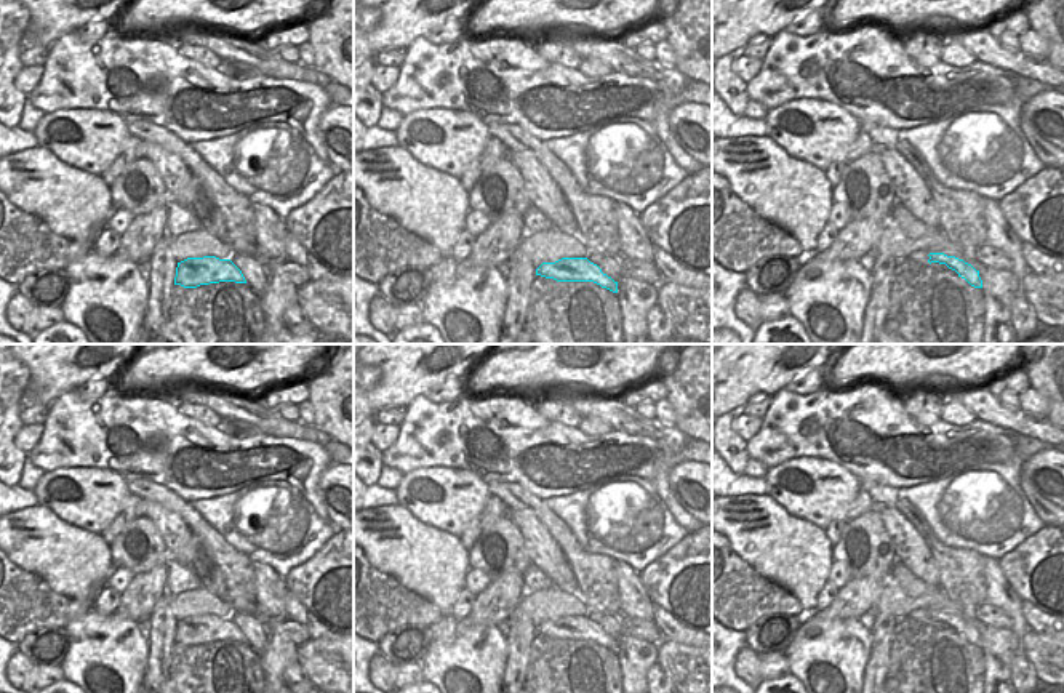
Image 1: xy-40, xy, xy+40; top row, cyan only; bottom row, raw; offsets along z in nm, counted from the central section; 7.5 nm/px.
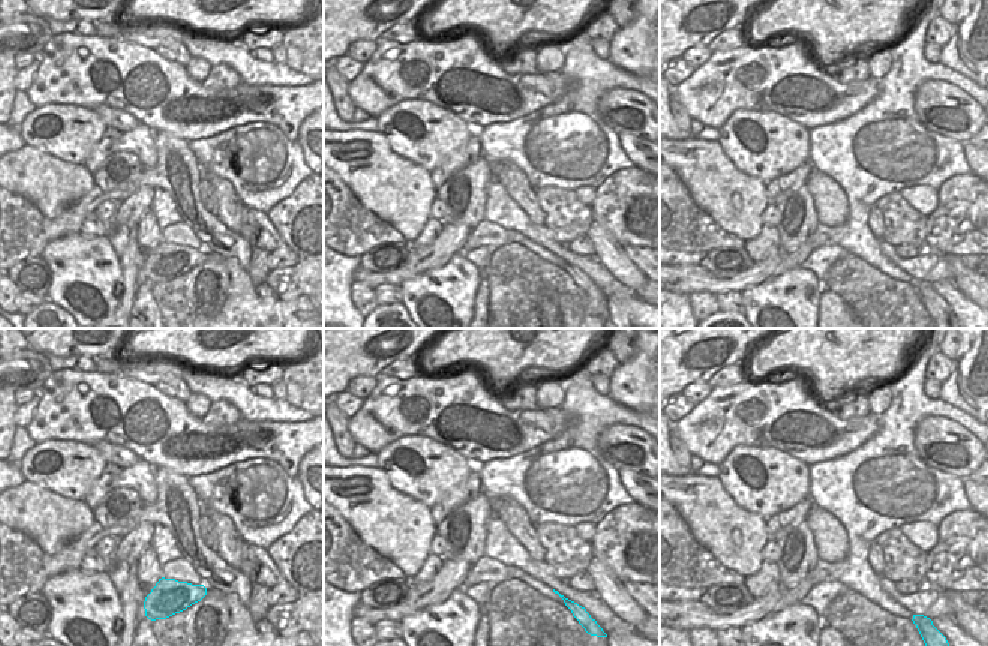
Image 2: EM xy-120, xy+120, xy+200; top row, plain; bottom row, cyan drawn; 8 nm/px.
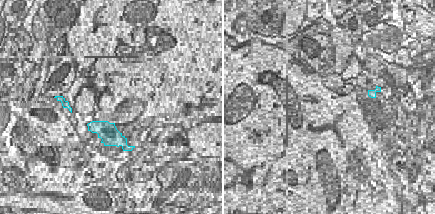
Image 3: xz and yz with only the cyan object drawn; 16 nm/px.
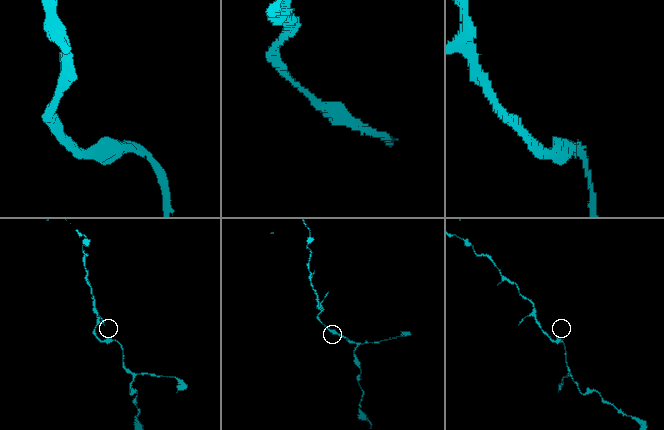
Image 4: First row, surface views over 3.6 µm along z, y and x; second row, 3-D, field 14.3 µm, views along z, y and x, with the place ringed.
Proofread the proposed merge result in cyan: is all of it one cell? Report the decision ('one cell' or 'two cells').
one cell

